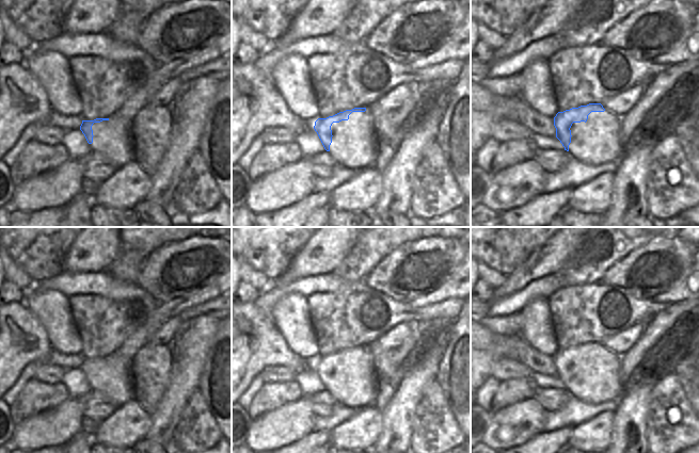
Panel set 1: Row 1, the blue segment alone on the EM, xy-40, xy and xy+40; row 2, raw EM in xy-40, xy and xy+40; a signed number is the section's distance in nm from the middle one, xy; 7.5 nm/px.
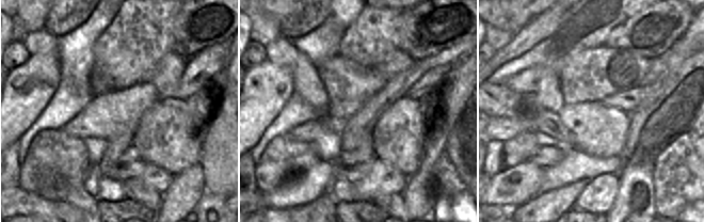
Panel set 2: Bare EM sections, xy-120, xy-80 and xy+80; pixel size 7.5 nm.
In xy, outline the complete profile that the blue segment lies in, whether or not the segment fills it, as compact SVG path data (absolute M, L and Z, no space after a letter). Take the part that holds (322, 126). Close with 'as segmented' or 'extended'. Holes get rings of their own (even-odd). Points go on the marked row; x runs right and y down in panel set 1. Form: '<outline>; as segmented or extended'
M354 108L352 110L346 110L344 112L339 112L333 116L329 116L327 118L318 118L315 122L314 129L317 132L324 149L330 151L330 145L332 143L332 130L331 126L333 123L339 123L341 120L348 120L349 115L352 112L365 112L366 108Z; as segmented

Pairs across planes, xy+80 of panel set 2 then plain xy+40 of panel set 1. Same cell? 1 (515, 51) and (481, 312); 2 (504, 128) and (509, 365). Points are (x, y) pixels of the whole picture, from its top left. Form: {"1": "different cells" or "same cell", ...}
{"1": "different cells", "2": "same cell"}

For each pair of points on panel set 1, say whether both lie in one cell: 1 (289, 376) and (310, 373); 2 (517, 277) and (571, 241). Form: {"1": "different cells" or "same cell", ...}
{"1": "different cells", "2": "same cell"}

